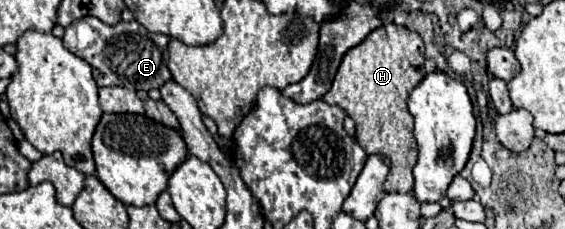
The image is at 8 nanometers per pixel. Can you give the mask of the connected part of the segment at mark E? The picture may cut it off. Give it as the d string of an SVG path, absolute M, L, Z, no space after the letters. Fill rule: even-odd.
M84 16L66 28L66 34L62 40L64 40L64 46L72 54L84 58L92 66L92 74L94 74L94 80L98 86L122 86L122 88L128 88L134 92L138 92L142 88L144 92L148 92L148 90L160 90L166 82L172 80L172 74L168 68L168 42L170 42L170 38L164 34L148 32L136 20L132 20L132 22L120 20L118 24L108 26L108 24L100 22L98 18Z

